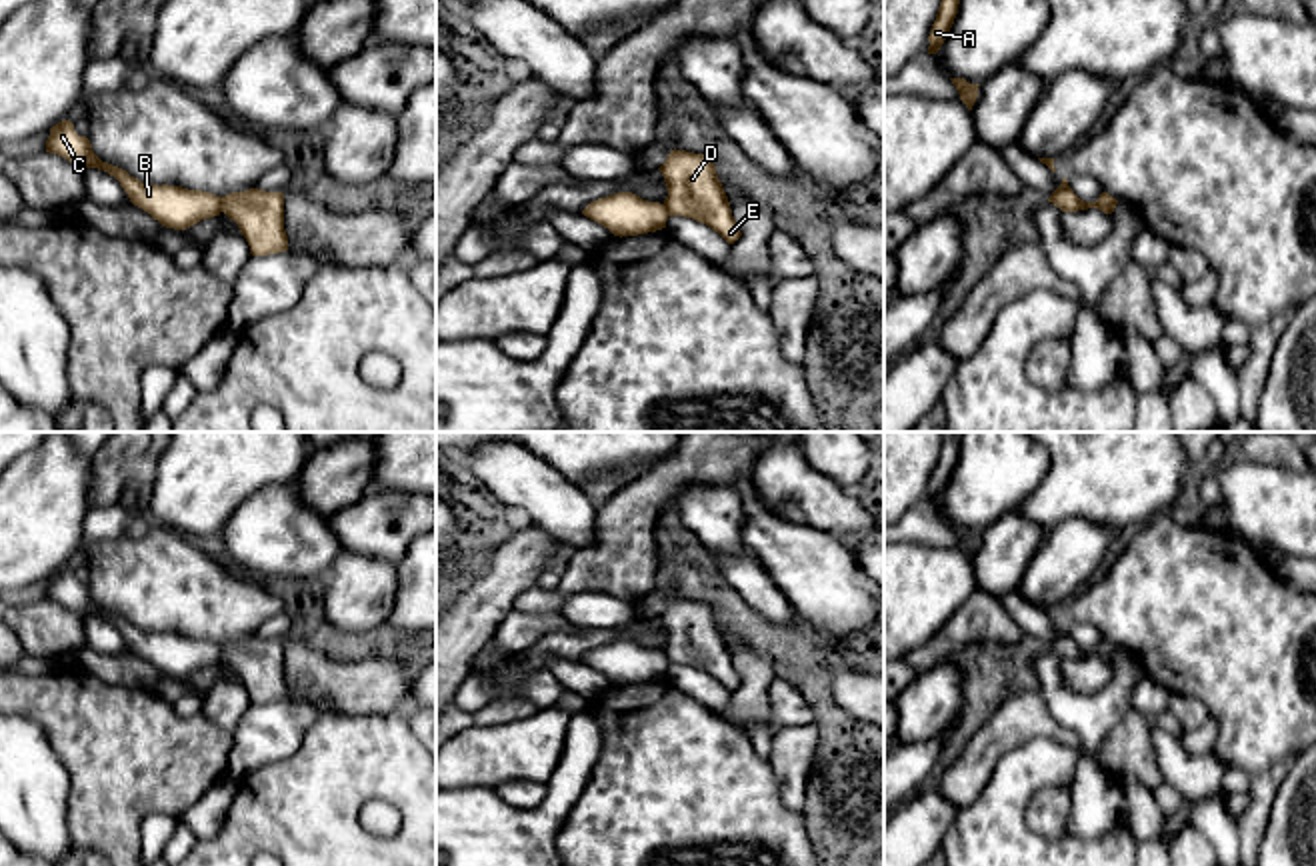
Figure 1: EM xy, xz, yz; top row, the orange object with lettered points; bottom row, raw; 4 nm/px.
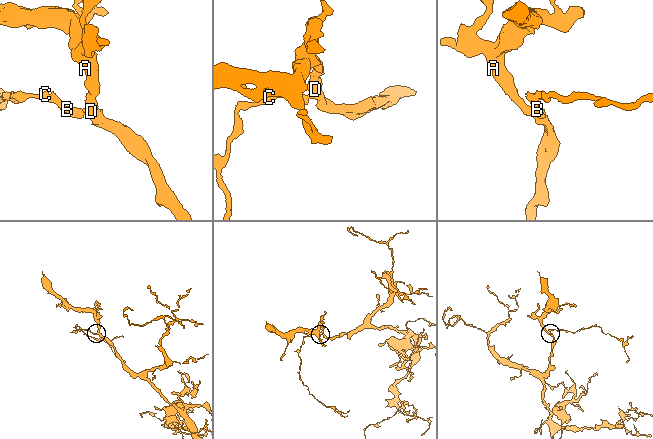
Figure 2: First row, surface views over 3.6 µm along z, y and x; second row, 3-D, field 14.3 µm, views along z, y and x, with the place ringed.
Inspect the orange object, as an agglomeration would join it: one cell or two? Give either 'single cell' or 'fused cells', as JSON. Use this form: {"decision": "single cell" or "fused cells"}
{"decision": "fused cells"}

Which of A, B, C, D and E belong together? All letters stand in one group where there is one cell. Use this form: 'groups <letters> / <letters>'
groups A D E / B C

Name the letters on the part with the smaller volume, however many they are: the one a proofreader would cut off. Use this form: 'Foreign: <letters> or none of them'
Foreign: B, C

